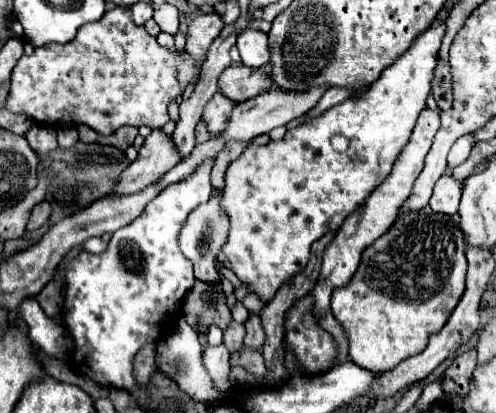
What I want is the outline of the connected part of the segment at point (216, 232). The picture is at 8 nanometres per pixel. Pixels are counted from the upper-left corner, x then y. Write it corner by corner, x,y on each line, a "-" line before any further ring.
222,193
212,195
212,197
208,199
208,203
202,203
200,207
196,207
196,209
188,215
184,227
182,227
180,233
178,233
180,251
194,263
194,277
200,279
200,281
220,281
220,275
218,275
218,271
216,271
216,257
218,257
222,245
226,243
226,239
228,239
228,229
230,229
230,227
228,227
230,221
228,221
226,213
222,211
220,201
222,201

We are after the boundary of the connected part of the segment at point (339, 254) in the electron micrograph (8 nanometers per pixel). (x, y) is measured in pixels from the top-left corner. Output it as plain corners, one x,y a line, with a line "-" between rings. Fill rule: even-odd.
428,107
420,113
418,117
418,123
412,131
412,137
408,141
408,145
402,149
402,153
398,155
394,167
392,167
392,173
376,187
376,191
372,191
364,205
360,205
350,217
346,217
346,221
342,223
340,231
334,235
334,239
330,241
330,245
324,249
324,259
322,259
322,271
318,275
318,281
314,285
314,289
310,291
310,297
314,299
314,317
318,321
318,325
322,329
326,329
334,339
336,339
336,349
338,349
338,355
336,359
332,361
334,365
340,365
344,361
348,361
348,337
344,333
344,329
340,327
340,323
336,321
336,317
332,315
332,309
330,309
330,295
332,295
332,289
334,287
342,287
346,285
352,275
356,273
356,267
360,263
360,257
362,257
362,251
364,247
372,245
384,231
388,231
388,227
396,221
396,215
400,213
402,205
406,203
406,199
412,195
412,185
414,181
418,179
422,167
424,167
424,157
426,153
430,151
432,147
432,139
436,135
440,127
440,115
436,111
430,111

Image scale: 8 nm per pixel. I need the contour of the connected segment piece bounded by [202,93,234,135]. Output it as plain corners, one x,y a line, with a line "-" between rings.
216,93
210,99
202,119
208,123
208,131
212,135
218,135
220,131
224,131
224,123
228,121
228,115
230,115
232,107
234,107
234,103
230,99
224,99
224,95
220,95
220,93

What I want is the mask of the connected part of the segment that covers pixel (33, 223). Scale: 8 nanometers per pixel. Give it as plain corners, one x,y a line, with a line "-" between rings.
48,201
38,203
38,205
34,207
34,211
32,211
32,215
30,215
30,221
28,221
26,229
28,229
28,231
40,229
42,225
46,225
46,223
50,221
50,215
52,215
52,205
50,205

